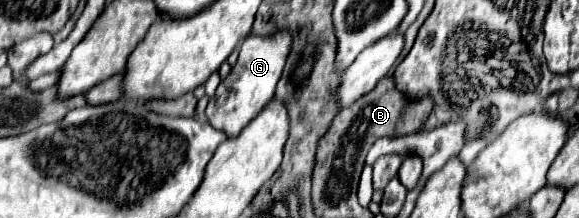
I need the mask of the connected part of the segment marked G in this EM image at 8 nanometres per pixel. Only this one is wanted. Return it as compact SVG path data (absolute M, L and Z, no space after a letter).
M287 29L275 31L273 35L267 37L251 33L243 41L237 65L231 69L229 77L225 77L219 83L215 97L207 105L207 119L215 129L225 131L229 137L239 135L241 129L273 99L287 55L291 53L291 43L293 43L293 33Z

